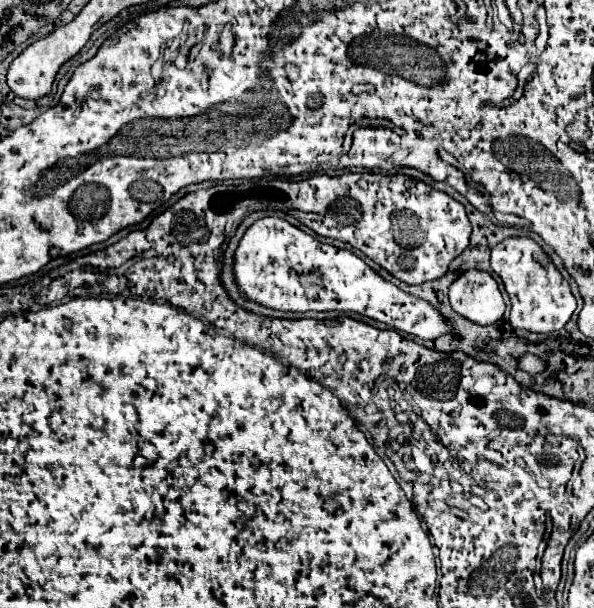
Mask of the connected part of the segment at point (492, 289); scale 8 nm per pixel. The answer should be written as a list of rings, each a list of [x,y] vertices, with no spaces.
[[[470,269],[460,273],[448,289],[450,307],[472,323],[494,323],[504,315],[504,299],[498,283],[485,271]]]

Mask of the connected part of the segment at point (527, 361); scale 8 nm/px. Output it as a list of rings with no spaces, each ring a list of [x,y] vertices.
[[[524,353],[524,355],[518,359],[518,369],[526,371],[526,373],[530,373],[530,375],[536,375],[536,373],[540,373],[540,371],[546,369],[546,361],[540,359],[540,357],[536,357],[536,355],[532,355],[532,353]]]

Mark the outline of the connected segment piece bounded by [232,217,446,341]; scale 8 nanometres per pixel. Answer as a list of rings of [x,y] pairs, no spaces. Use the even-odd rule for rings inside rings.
[[[264,217],[250,225],[240,239],[234,251],[234,281],[242,297],[276,311],[292,311],[292,313],[306,313],[306,311],[344,311],[344,313],[358,313],[380,321],[396,331],[416,335],[424,341],[432,341],[440,335],[440,327],[446,327],[446,319],[430,307],[430,303],[412,297],[400,291],[396,285],[384,281],[378,273],[374,273],[360,257],[356,257],[348,249],[336,249],[332,245],[316,241],[312,235],[300,231],[298,227],[290,225],[278,217]]]

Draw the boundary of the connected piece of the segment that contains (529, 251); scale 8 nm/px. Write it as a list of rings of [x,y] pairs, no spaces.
[[[510,237],[492,249],[492,271],[502,279],[512,301],[510,325],[514,329],[552,333],[560,331],[576,309],[576,299],[550,257],[530,237]]]

